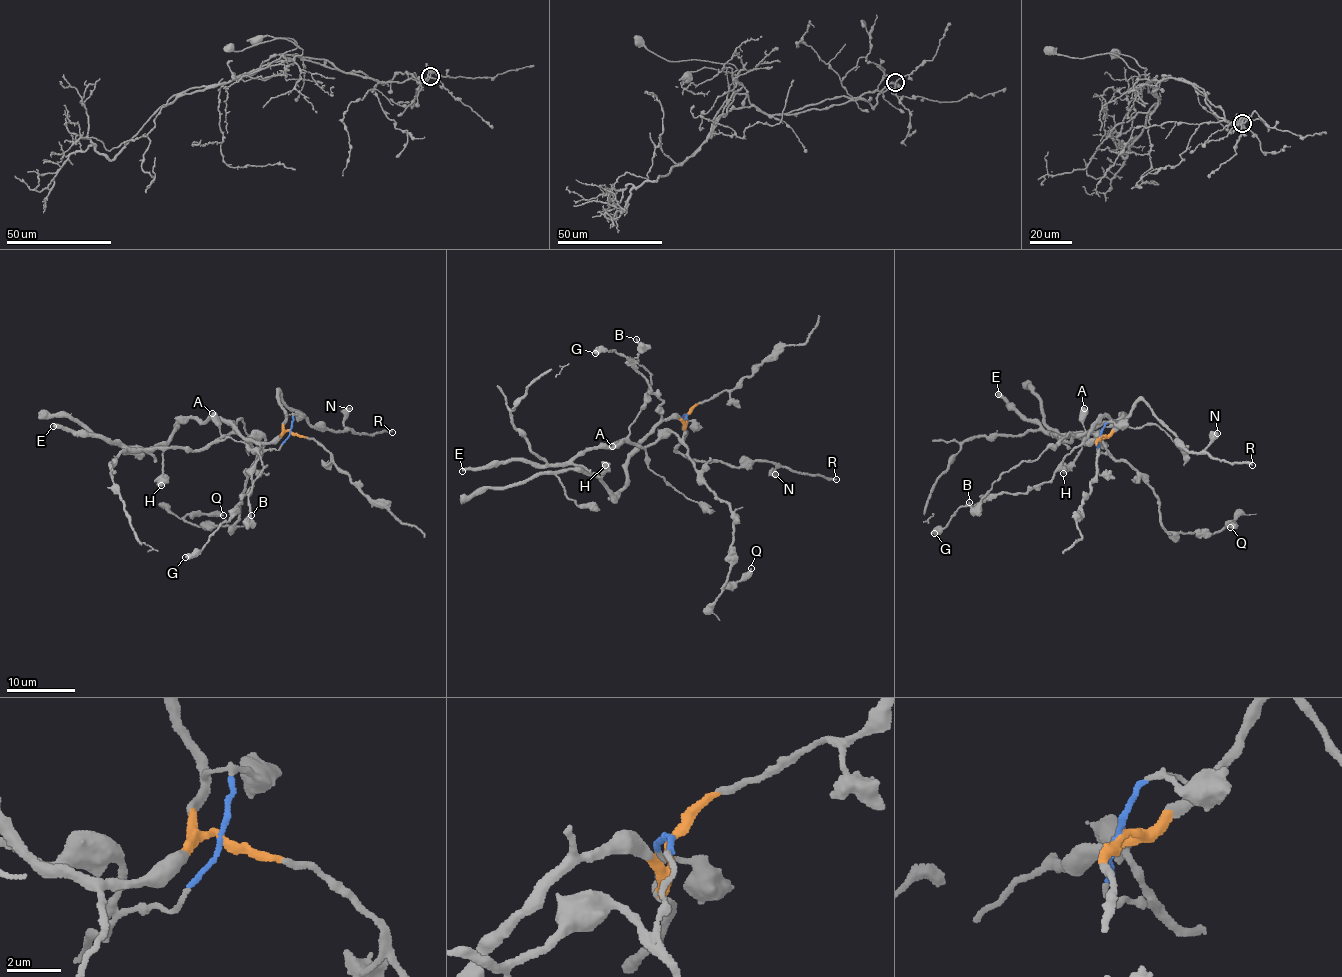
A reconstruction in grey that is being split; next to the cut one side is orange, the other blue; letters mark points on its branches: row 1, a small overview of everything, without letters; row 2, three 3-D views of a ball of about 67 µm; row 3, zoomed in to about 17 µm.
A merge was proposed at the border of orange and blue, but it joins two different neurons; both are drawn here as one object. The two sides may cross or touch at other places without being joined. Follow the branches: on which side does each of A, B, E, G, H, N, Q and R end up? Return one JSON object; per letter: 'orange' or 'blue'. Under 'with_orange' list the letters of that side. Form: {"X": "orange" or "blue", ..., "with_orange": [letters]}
{"A": "blue", "B": "blue", "E": "blue", "G": "orange", "H": "orange", "N": "orange", "Q": "blue", "R": "orange", "with_orange": ["G", "H", "N", "R"]}

